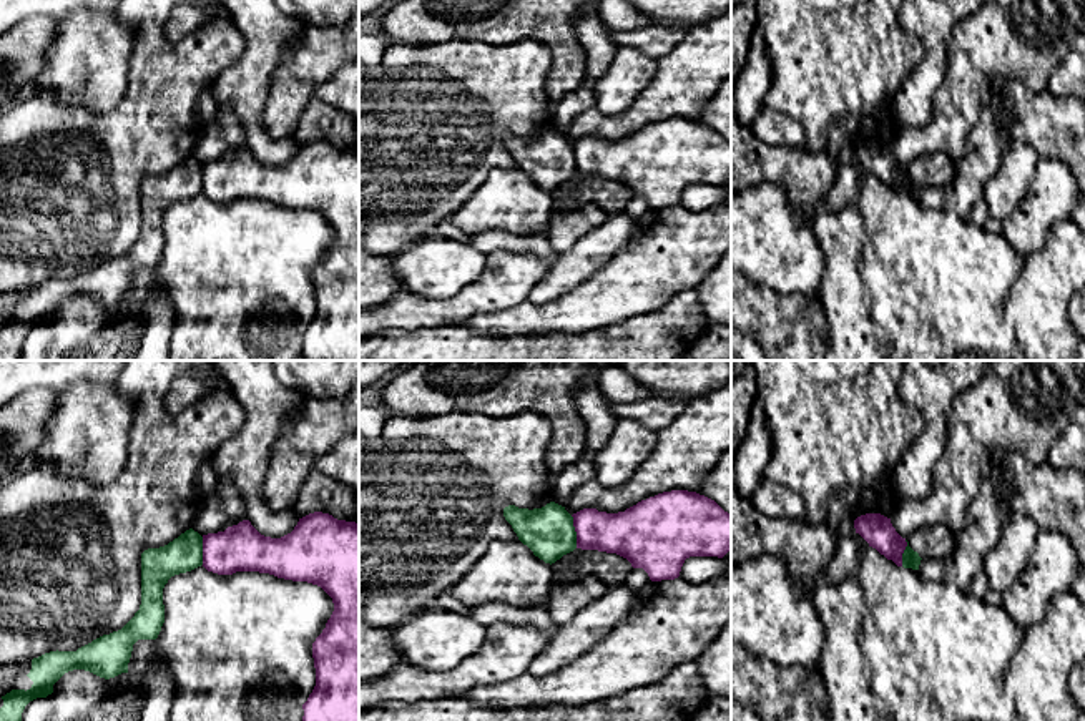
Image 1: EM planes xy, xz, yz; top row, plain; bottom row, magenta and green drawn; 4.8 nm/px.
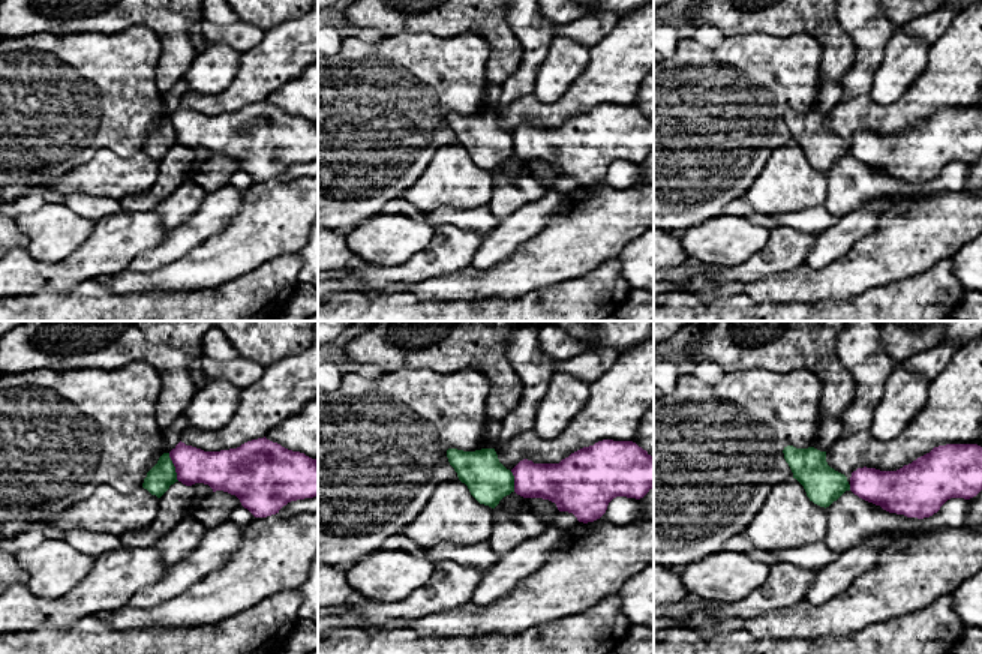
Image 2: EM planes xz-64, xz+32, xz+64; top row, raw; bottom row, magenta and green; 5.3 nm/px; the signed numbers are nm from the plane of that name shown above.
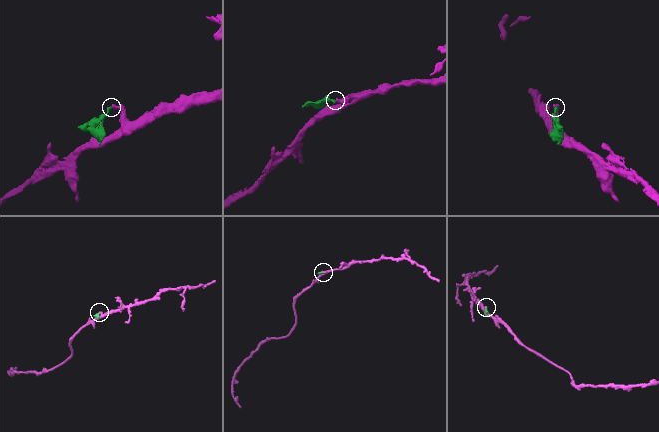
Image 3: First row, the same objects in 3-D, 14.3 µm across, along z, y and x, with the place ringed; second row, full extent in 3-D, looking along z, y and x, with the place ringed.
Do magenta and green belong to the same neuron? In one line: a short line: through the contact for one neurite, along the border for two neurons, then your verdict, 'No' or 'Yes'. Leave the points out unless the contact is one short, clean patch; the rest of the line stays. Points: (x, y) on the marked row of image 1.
Line: xz (570, 515), (577, 547). No

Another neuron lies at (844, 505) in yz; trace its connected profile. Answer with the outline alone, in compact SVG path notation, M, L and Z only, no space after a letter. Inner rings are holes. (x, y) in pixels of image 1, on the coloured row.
M844 490L831 497L829 512L824 525L831 530L839 528L846 520L856 520L862 510L869 510L877 505L877 493Z

